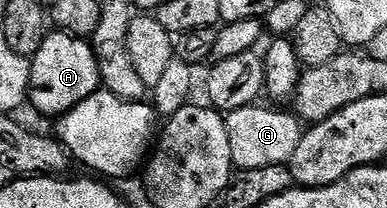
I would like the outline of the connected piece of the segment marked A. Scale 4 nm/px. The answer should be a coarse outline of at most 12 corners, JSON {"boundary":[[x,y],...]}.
{"boundary":[[52,30],[31,59],[30,106],[62,117],[100,90],[86,38]]}

